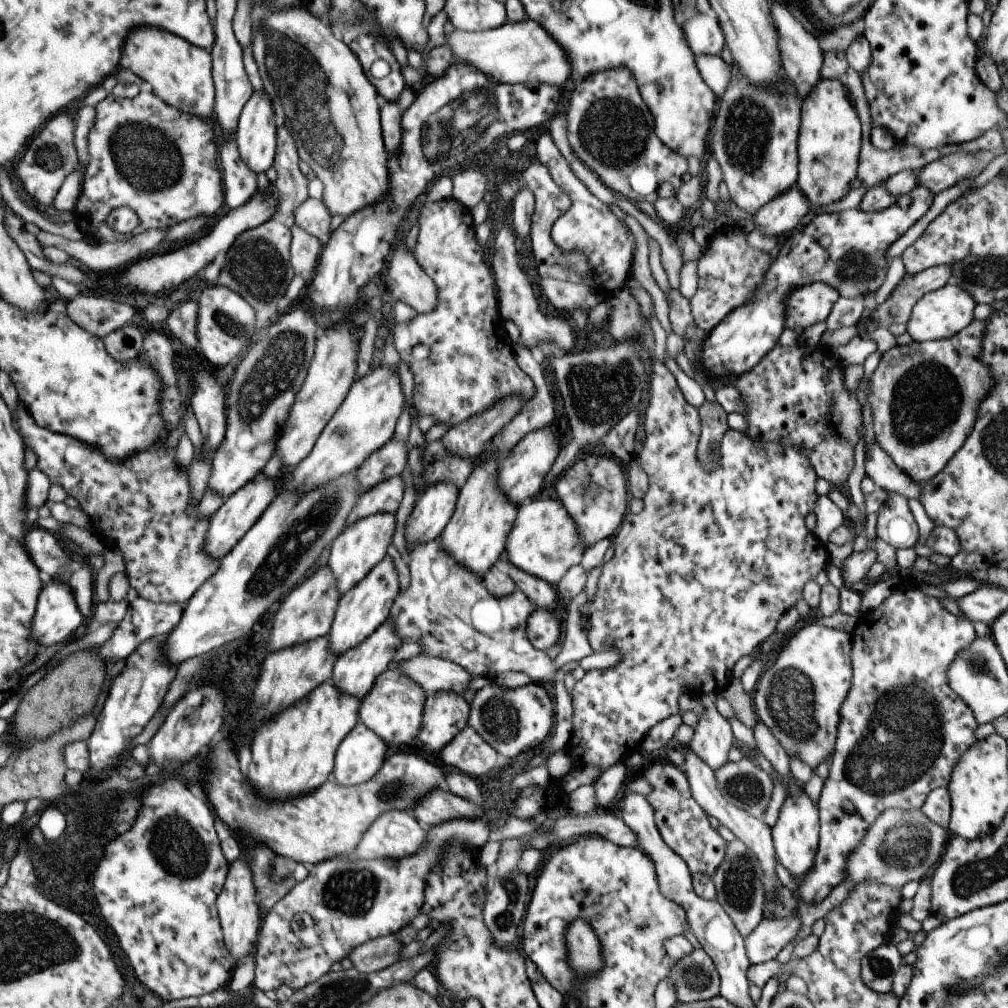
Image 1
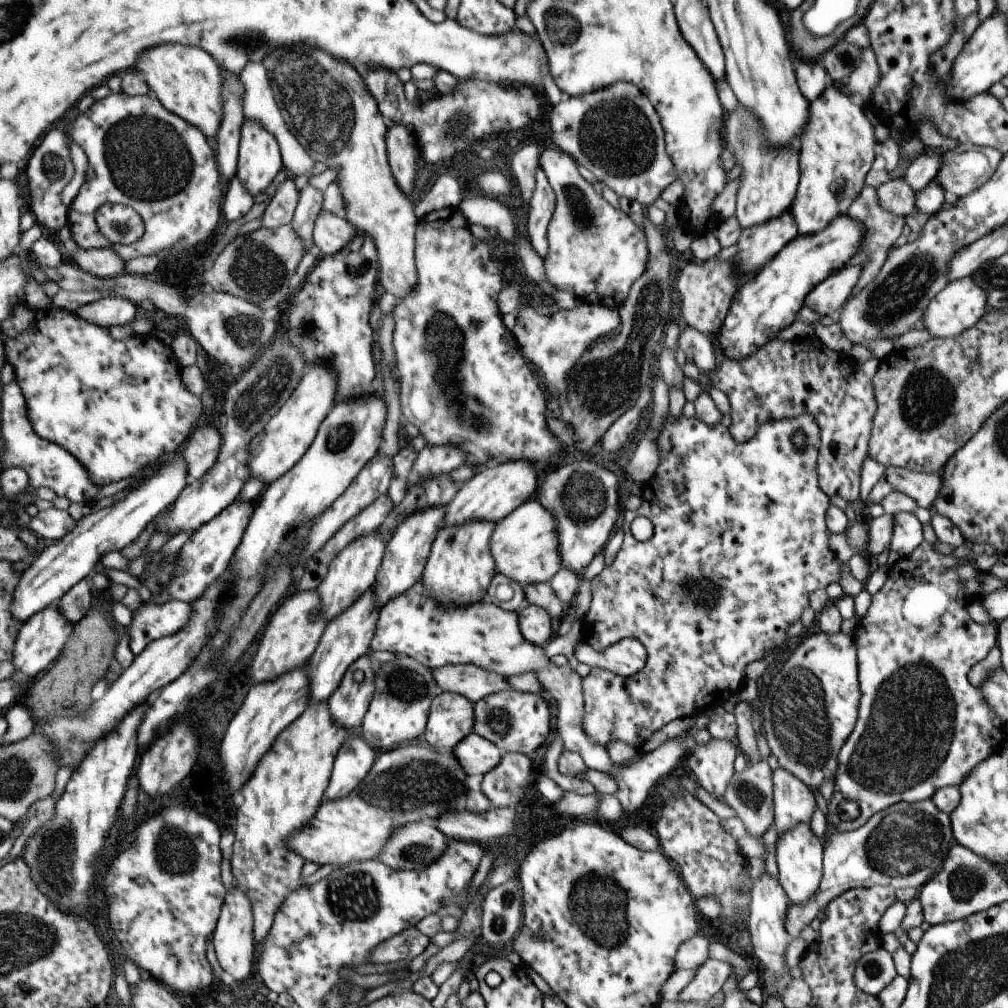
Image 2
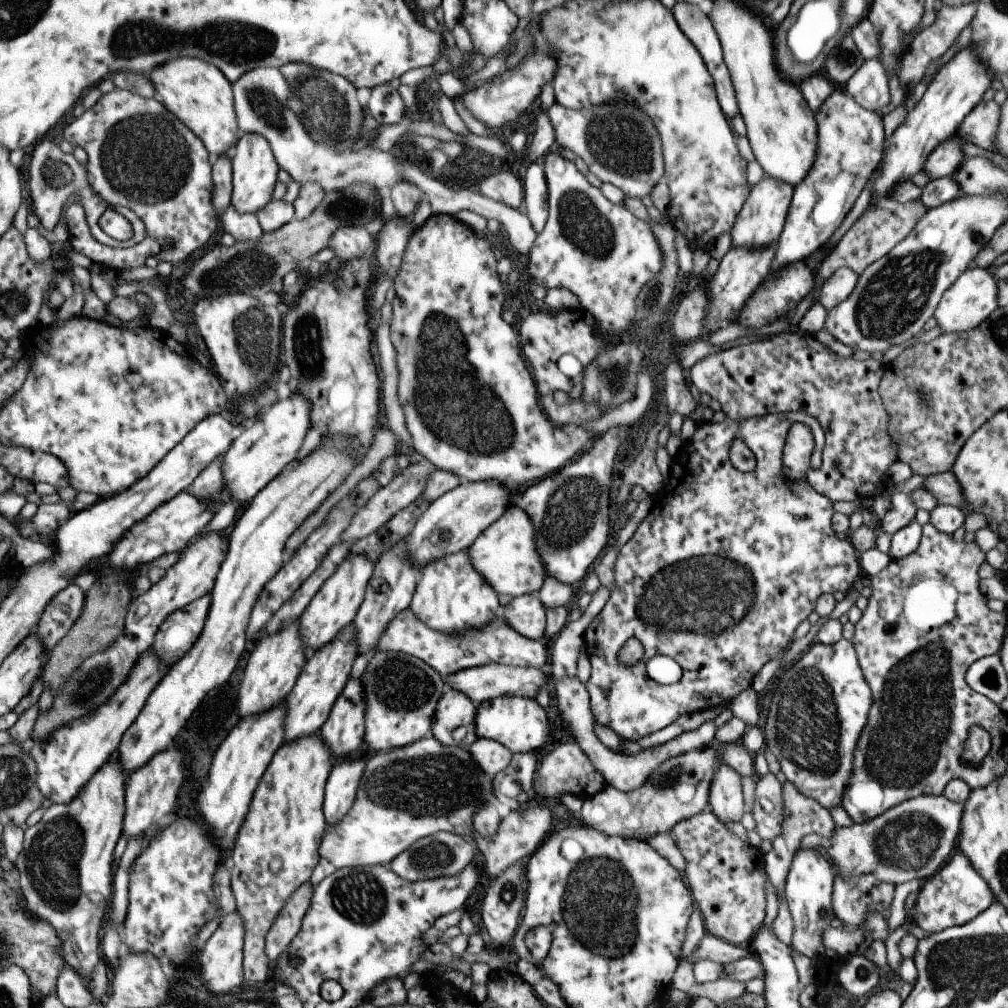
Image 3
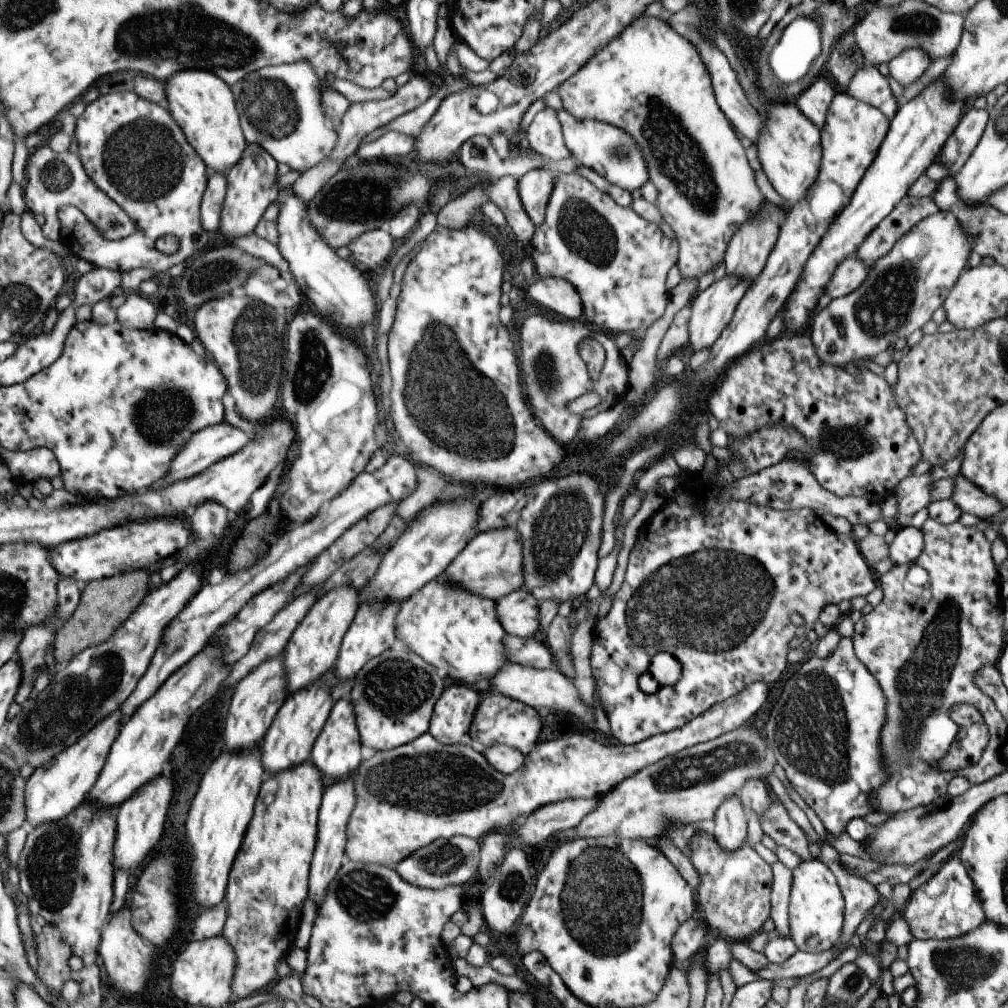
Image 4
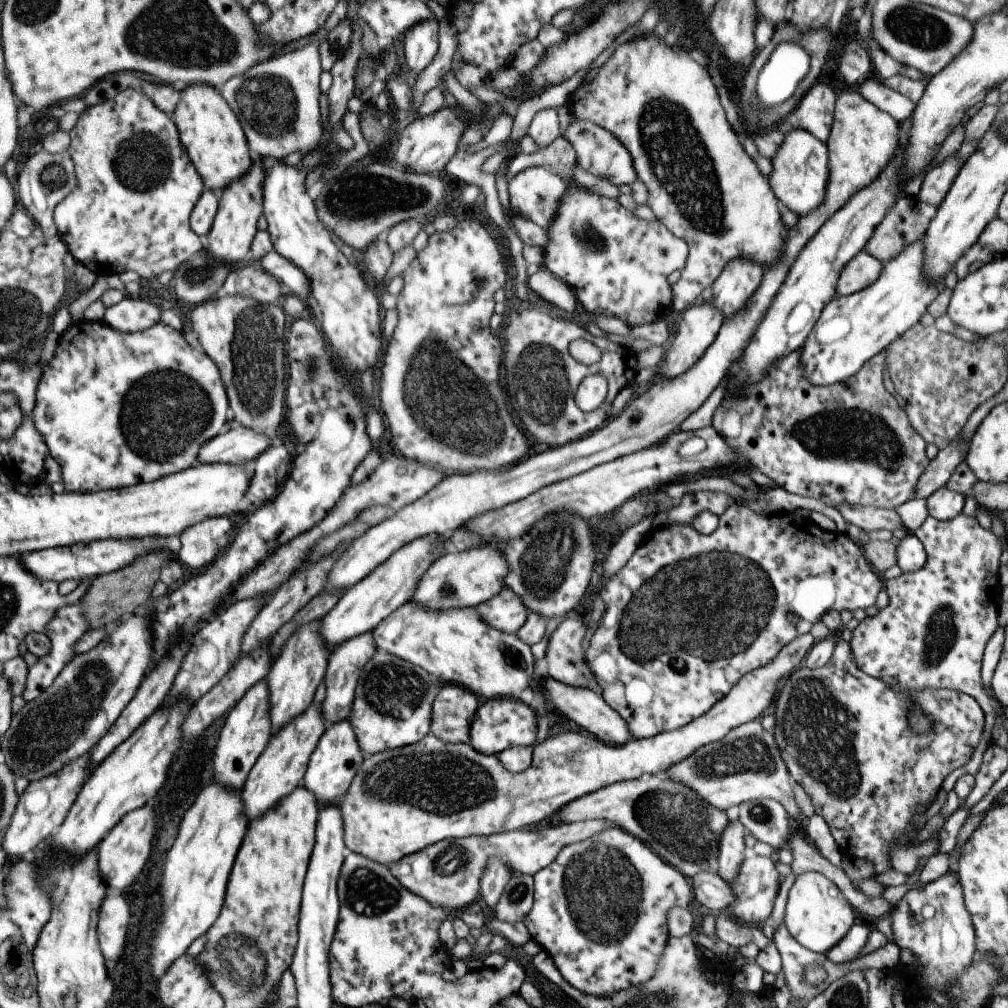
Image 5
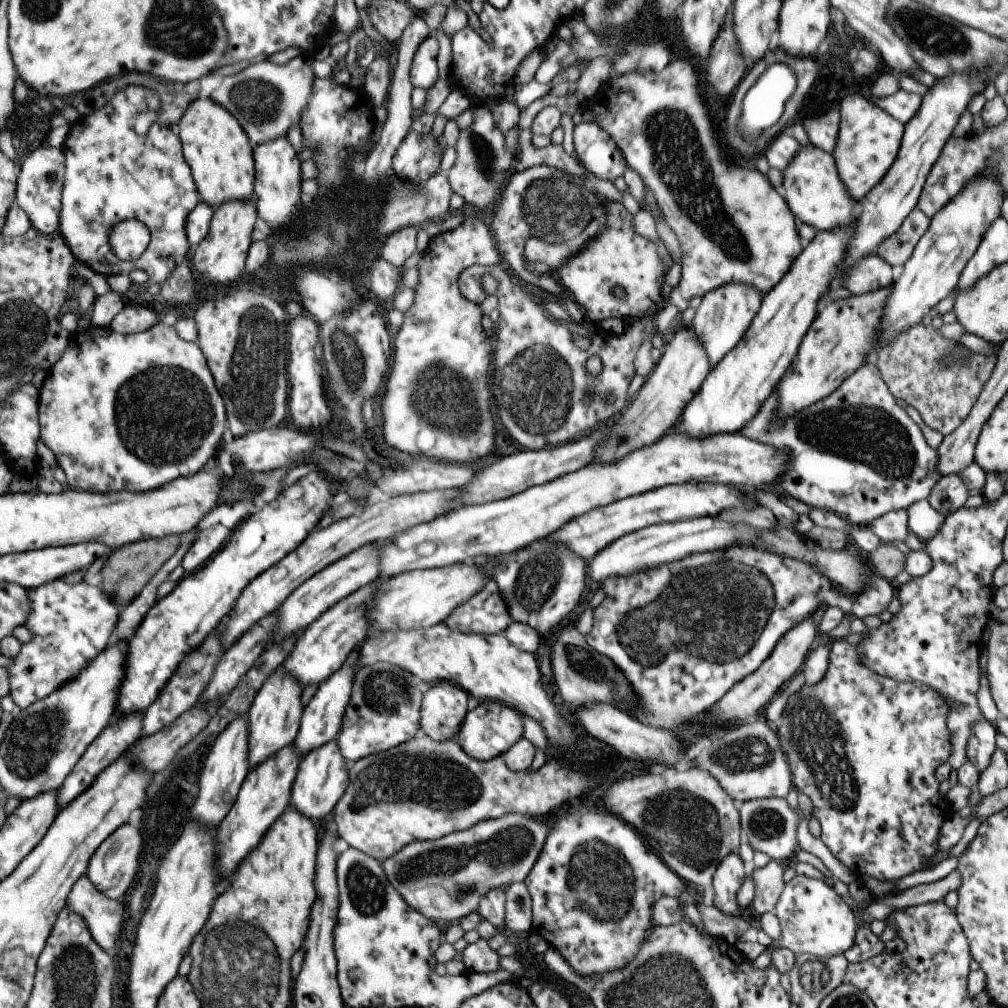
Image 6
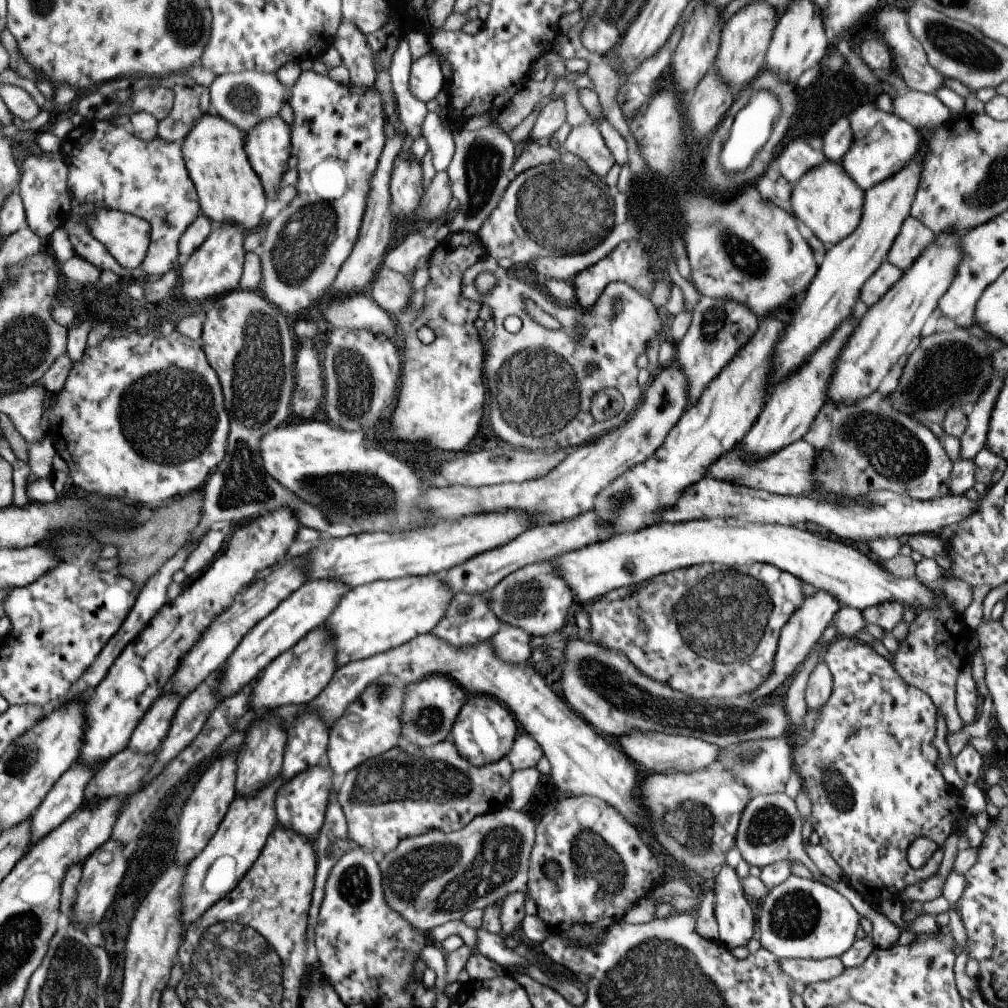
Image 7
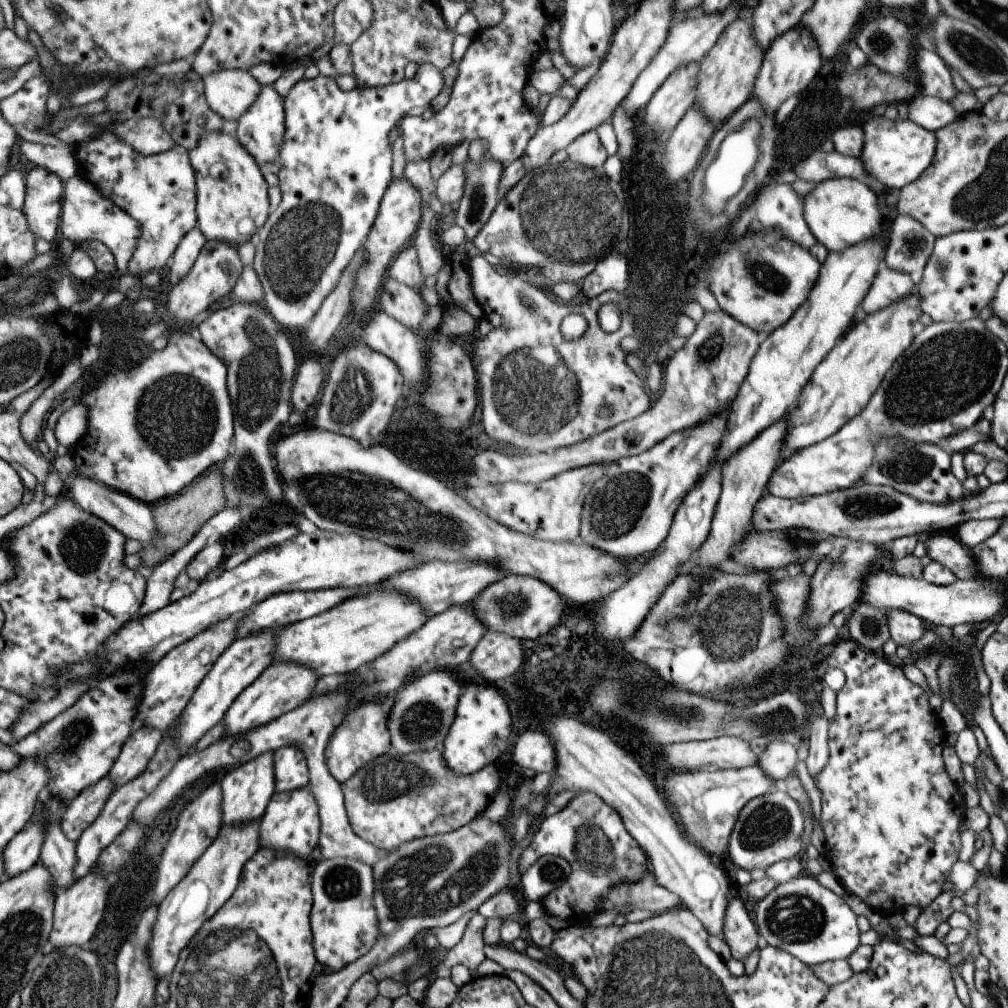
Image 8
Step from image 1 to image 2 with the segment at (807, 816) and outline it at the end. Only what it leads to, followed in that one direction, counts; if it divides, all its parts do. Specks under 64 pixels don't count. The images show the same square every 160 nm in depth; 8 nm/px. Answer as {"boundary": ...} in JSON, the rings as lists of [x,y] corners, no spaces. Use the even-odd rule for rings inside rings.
{"boundary":[[[800,822],[790,826],[780,834],[775,843],[775,862],[778,881],[791,903],[802,905],[813,894],[818,892],[818,884],[822,875],[822,844],[809,829],[808,822]]]}

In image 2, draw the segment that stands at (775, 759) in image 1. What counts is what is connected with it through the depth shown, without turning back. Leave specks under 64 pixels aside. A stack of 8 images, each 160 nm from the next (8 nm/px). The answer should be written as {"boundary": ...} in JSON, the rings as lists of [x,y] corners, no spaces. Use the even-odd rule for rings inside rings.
{"boundary":[[[777,767],[772,770],[772,805],[774,822],[778,836],[790,826],[808,822],[816,806],[812,793],[801,779],[787,769]]]}

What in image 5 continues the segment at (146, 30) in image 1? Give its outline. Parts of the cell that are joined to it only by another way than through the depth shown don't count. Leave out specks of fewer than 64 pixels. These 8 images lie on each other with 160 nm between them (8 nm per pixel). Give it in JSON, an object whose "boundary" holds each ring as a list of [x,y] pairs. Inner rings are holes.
{"boundary":[[[193,83],[181,91],[181,102],[173,114],[181,140],[207,188],[221,193],[252,168],[254,153],[250,150],[243,123],[220,89],[209,83]]]}

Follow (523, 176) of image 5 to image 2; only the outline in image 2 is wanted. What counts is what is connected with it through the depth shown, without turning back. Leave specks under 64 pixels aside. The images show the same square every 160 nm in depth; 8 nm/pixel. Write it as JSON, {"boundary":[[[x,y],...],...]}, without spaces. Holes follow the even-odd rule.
{"boundary":[[[539,166],[534,172],[534,189],[528,202],[527,232],[528,243],[537,256],[543,258],[547,254],[546,226],[554,211],[555,197],[549,186],[543,169]]]}

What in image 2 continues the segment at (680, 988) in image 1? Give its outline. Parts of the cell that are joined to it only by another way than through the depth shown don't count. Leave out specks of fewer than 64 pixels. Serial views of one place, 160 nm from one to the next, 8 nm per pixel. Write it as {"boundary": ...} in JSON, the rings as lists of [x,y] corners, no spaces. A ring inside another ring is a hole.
{"boundary":[[[709,958],[694,970],[692,979],[678,993],[678,1000],[705,1003],[720,992],[728,974],[733,973],[730,964]]]}

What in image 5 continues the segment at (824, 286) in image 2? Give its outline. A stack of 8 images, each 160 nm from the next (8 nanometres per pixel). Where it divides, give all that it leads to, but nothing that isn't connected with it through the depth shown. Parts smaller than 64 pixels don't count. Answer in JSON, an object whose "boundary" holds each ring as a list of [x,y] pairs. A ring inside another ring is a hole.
{"boundary":[[[861,250],[840,270],[836,292],[840,297],[853,294],[871,284],[881,272],[882,263]]]}

